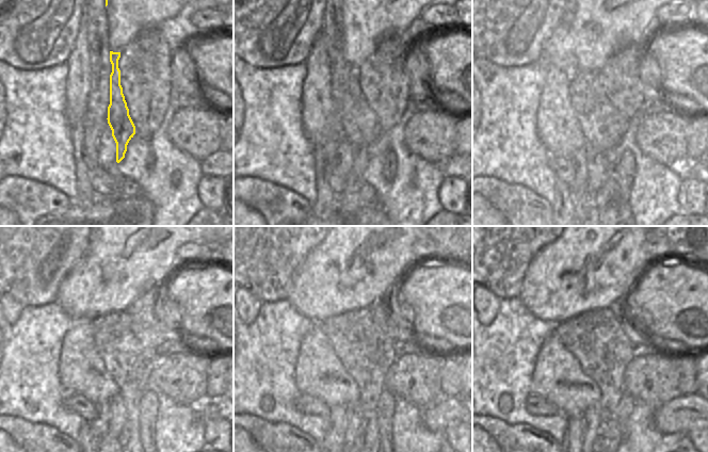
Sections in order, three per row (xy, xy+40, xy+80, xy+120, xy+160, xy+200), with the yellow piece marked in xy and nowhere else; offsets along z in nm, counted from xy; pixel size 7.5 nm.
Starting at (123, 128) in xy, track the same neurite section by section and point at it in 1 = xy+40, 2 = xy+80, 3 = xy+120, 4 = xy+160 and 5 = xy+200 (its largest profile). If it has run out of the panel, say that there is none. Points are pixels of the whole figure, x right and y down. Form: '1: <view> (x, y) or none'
1: xy+40 (348, 200)
2: xy+80 (585, 202)
3: xy+120 (110, 442)
4: xy+160 (353, 408)
5: xy+200 (591, 417)

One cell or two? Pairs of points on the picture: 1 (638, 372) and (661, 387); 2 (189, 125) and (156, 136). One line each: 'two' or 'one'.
1: one
2: two

